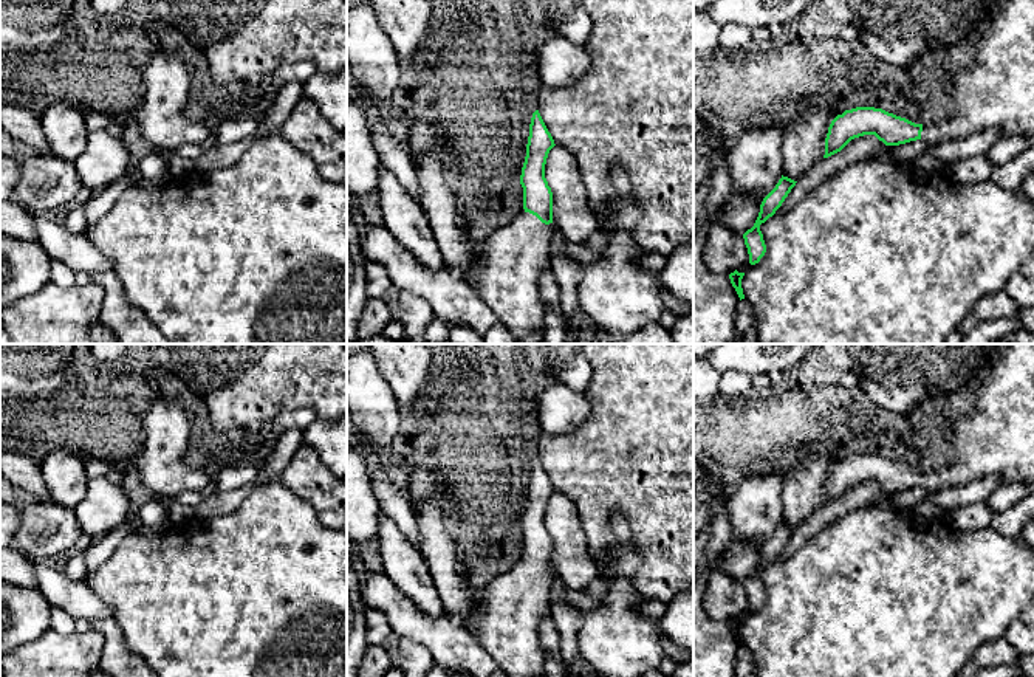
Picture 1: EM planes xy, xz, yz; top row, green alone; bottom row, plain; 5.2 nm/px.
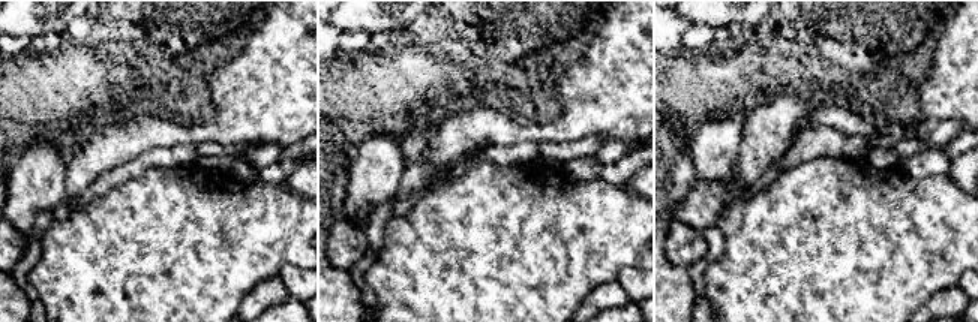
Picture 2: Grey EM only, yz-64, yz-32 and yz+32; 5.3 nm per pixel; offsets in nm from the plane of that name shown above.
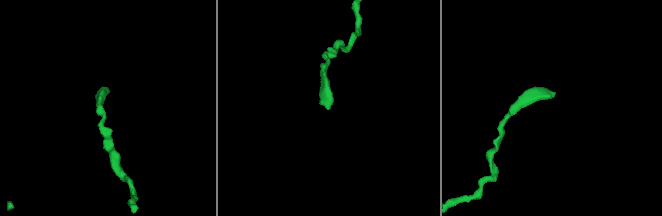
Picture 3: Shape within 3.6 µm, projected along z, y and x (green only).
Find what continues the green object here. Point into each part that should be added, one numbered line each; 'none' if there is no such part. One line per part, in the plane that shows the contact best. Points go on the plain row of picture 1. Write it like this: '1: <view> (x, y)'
1: xz (508, 614)

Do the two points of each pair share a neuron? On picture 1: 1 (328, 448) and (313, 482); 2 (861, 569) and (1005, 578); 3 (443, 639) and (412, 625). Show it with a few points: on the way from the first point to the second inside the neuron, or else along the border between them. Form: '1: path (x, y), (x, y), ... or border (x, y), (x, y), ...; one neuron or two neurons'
1: border (302, 442), (330, 470); two neurons
2: path (897, 578), (969, 578); one neuron
3: path (435, 634), (420, 628); one neuron

